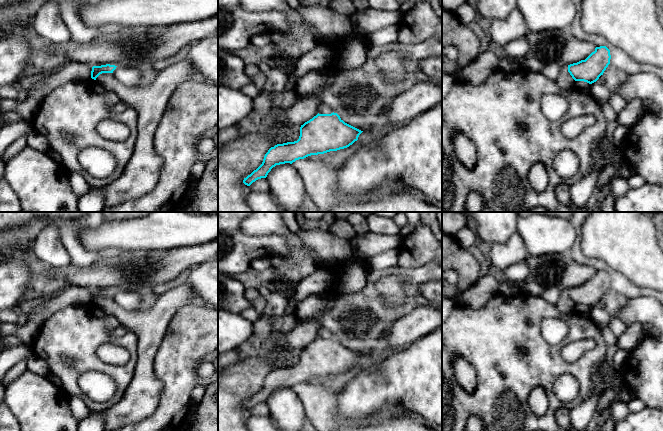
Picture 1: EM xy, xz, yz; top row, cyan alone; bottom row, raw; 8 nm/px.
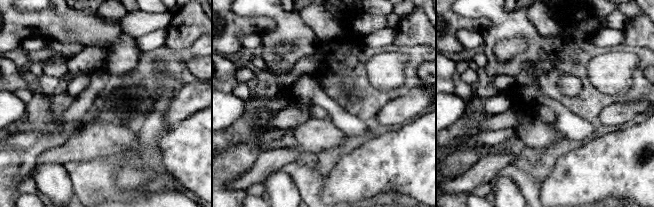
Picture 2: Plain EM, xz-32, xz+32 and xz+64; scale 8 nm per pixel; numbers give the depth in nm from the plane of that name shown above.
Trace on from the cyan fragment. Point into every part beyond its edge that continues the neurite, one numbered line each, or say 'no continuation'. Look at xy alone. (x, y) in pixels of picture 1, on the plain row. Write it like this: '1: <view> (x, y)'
1: xy (141, 398)

